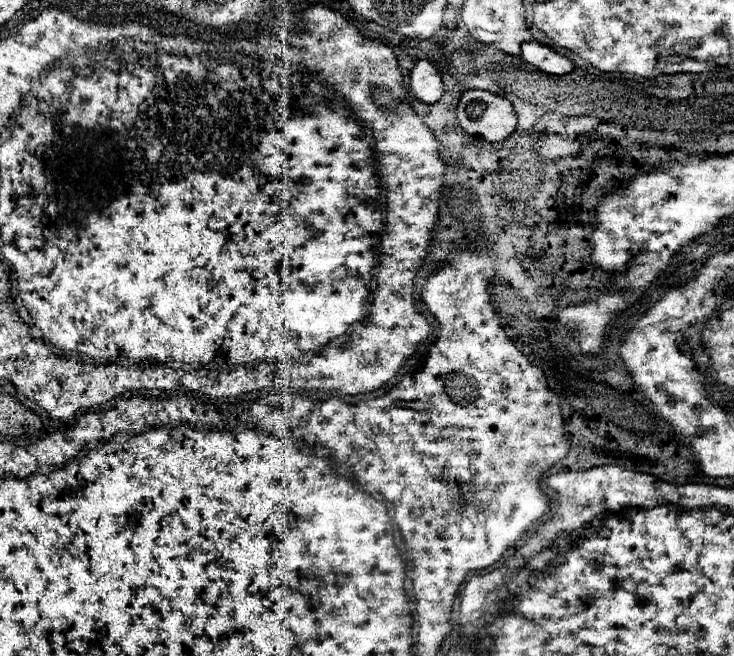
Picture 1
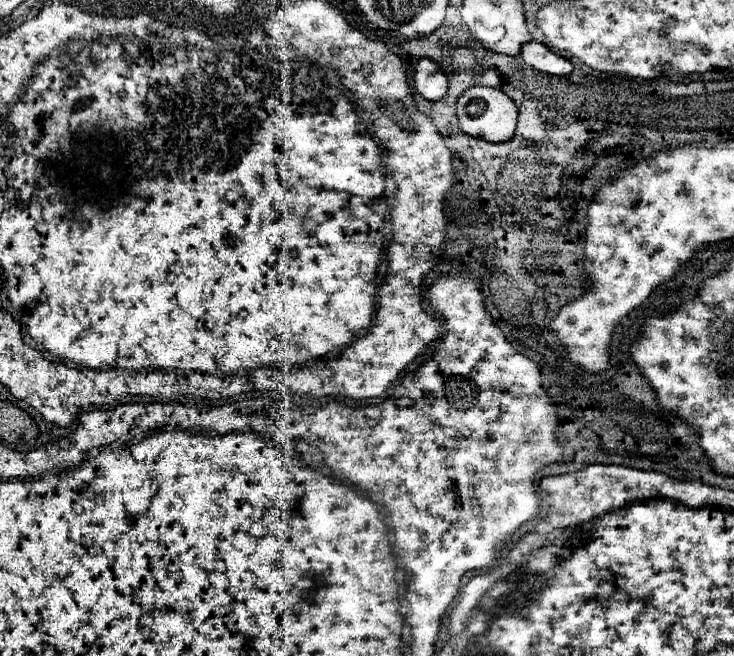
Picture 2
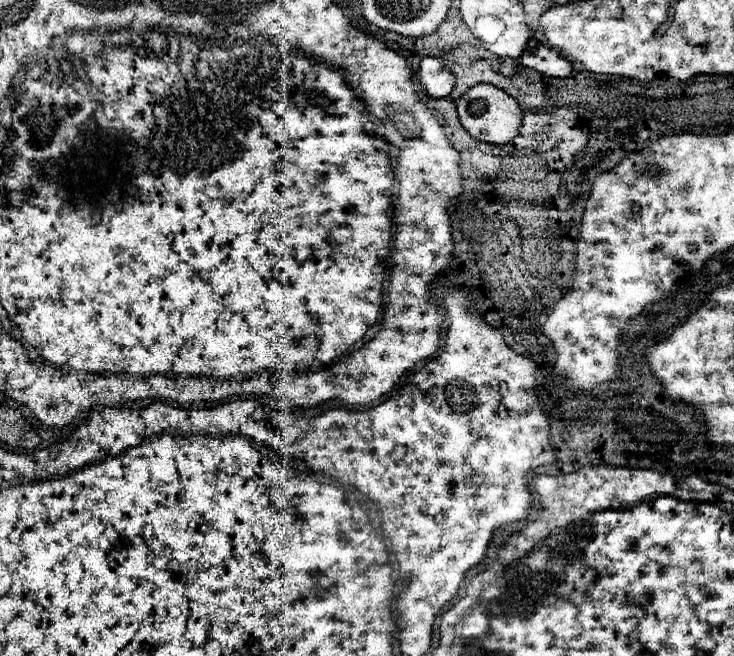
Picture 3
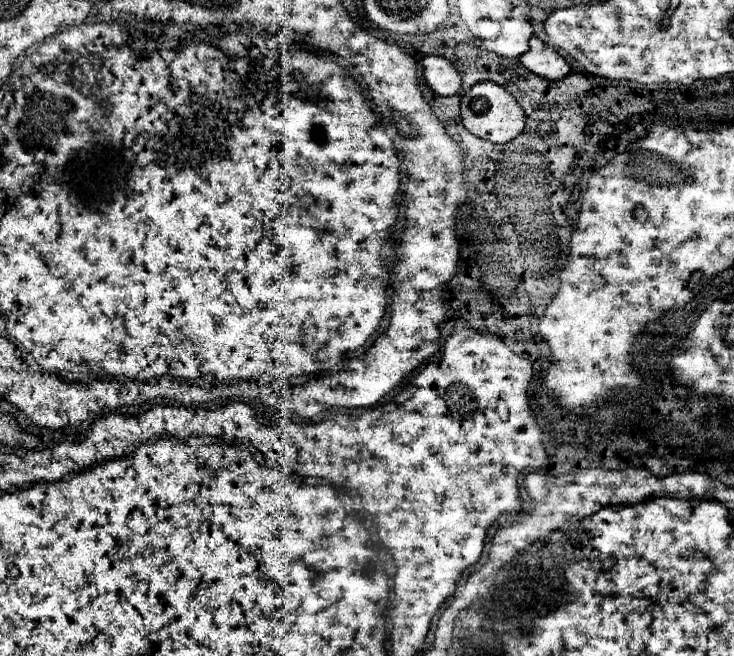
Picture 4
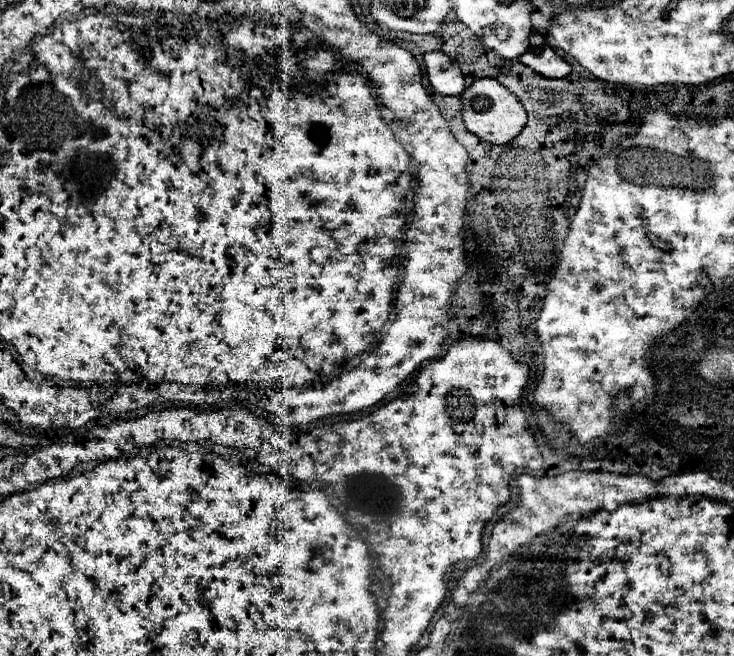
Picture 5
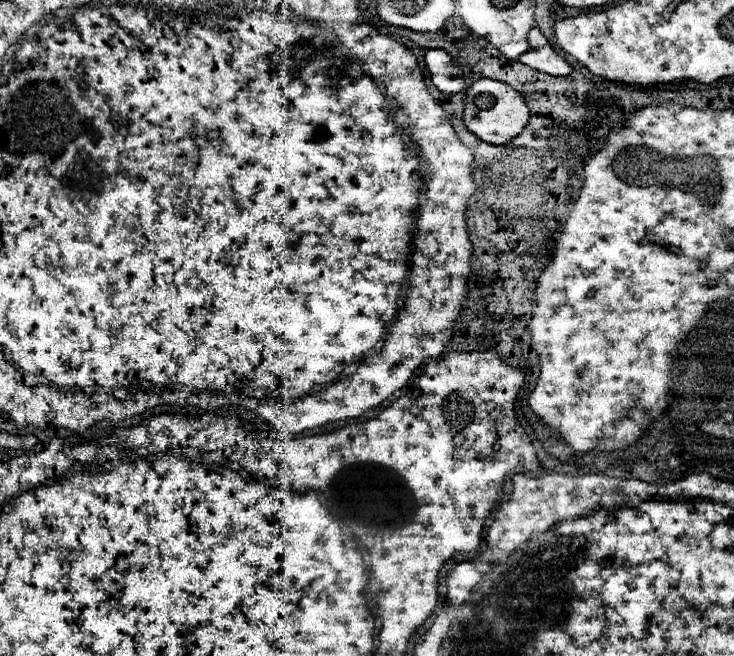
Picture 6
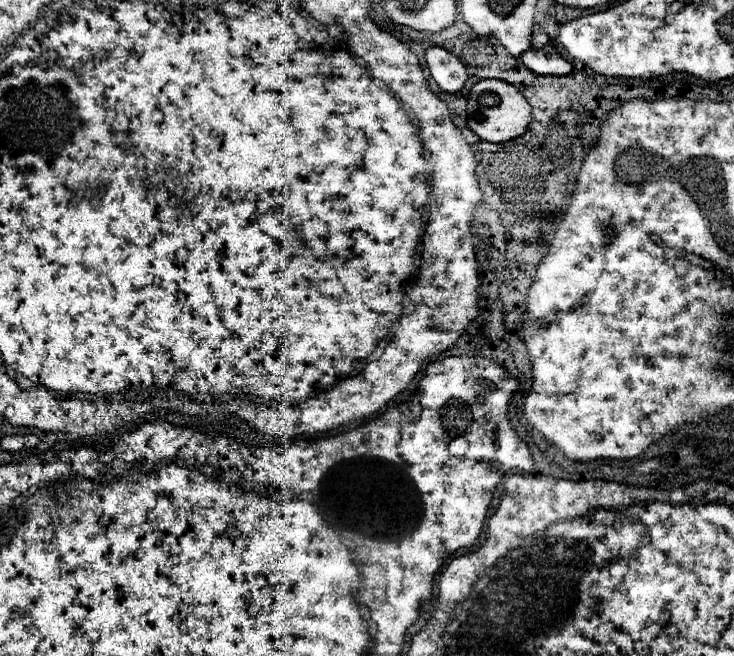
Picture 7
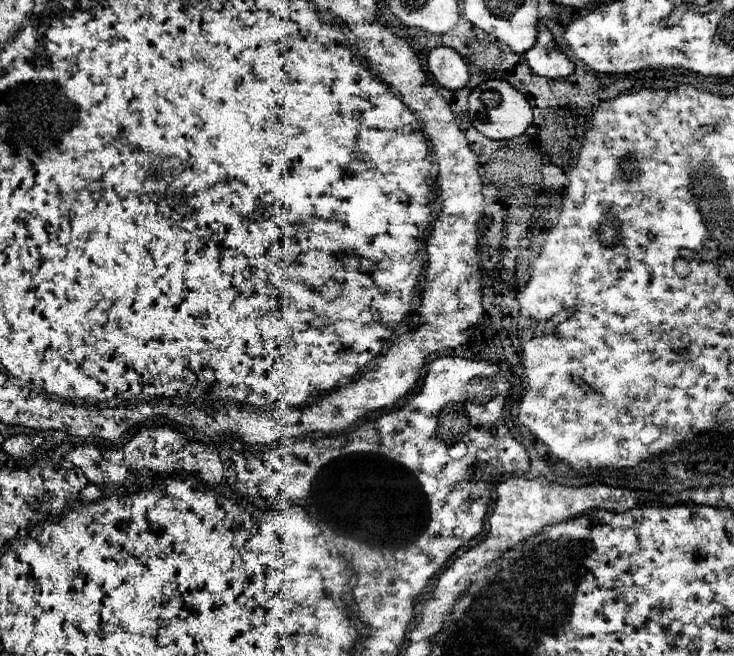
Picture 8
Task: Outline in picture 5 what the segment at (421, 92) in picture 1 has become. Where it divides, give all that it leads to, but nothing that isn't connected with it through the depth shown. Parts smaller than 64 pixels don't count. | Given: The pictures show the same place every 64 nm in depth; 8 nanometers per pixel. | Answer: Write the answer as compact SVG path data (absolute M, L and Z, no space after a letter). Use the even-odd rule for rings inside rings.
M428 52L424 56L426 74L432 88L442 96L458 96L464 92L464 76L456 62L452 62L444 52Z

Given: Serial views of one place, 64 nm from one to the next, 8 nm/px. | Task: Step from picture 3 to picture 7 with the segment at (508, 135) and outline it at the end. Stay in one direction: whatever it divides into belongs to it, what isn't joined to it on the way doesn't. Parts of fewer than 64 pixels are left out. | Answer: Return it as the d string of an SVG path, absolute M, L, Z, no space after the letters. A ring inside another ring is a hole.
M480 80L472 86L468 96L468 128L486 142L502 144L516 136L522 136L532 120L528 100L504 80Z

